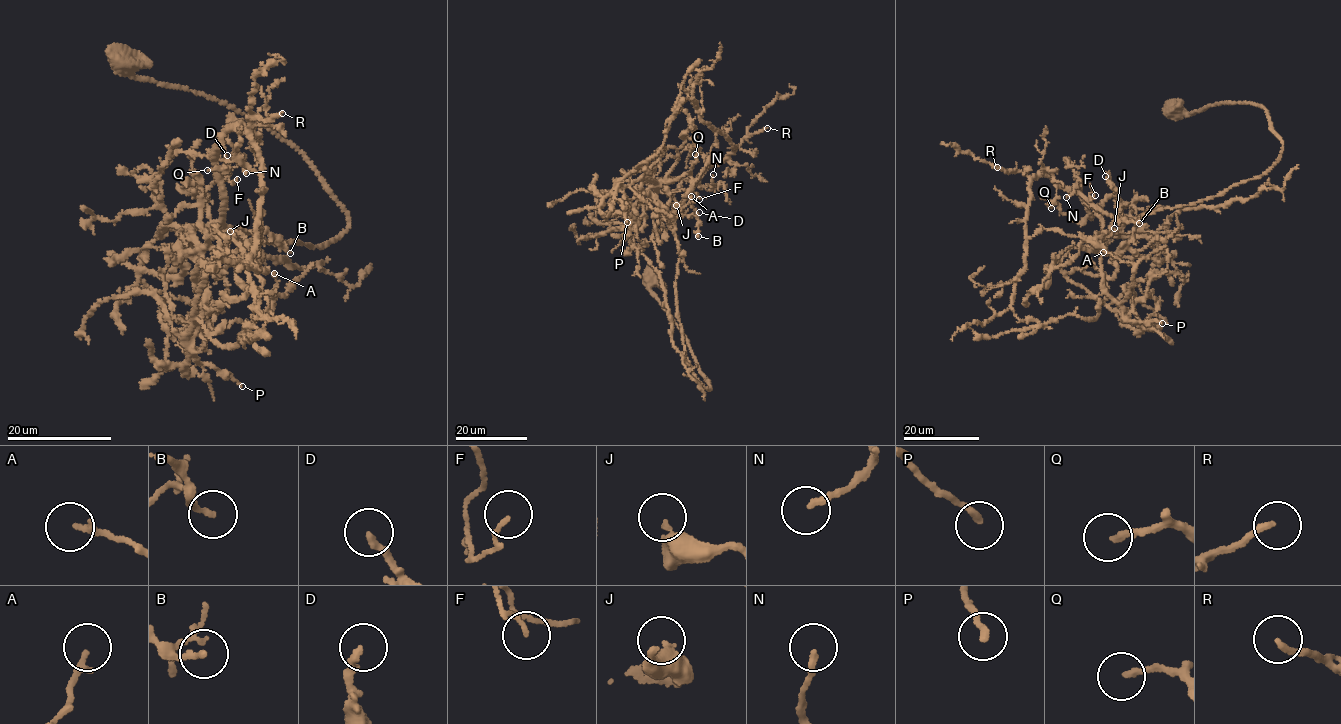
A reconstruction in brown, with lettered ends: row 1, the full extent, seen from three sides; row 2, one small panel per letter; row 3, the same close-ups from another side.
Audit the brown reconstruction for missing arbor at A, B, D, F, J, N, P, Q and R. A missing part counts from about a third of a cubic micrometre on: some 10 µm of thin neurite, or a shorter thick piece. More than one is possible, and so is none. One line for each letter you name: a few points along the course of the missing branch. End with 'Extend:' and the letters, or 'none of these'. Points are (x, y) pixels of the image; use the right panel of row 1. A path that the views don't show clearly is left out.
D: (1105, 176), (1096, 167), (1092, 150), (1088, 147), (1080, 151)
Extend: D

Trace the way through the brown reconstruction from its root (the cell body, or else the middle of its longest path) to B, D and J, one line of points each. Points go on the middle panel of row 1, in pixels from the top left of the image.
B: (650, 277), (651, 293), (708, 389), (686, 357), (679, 247), (655, 200), (660, 185), (689, 175), (698, 236)
D: (650, 277), (651, 293), (684, 337), (708, 389), (686, 357), (675, 290), (679, 247), (667, 212), (699, 212)
J: (650, 277), (651, 293), (708, 389), (686, 357), (679, 247), (654, 195), (688, 174), (692, 188), (676, 205)

